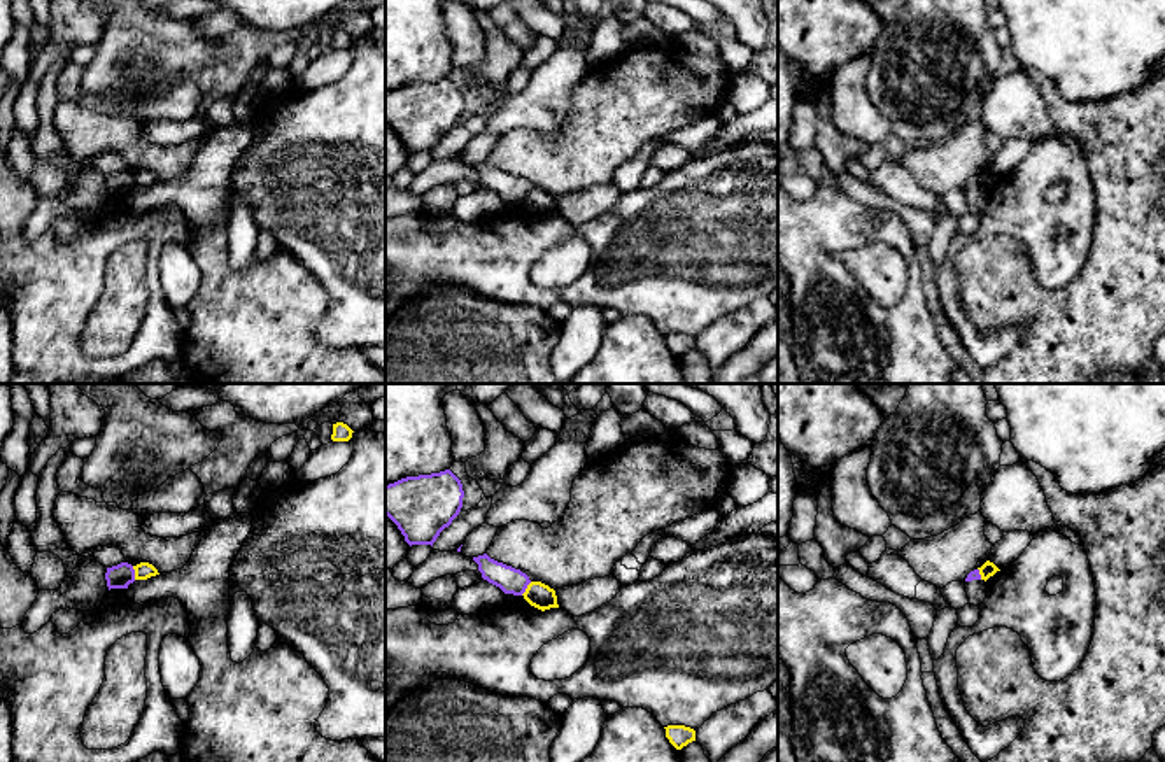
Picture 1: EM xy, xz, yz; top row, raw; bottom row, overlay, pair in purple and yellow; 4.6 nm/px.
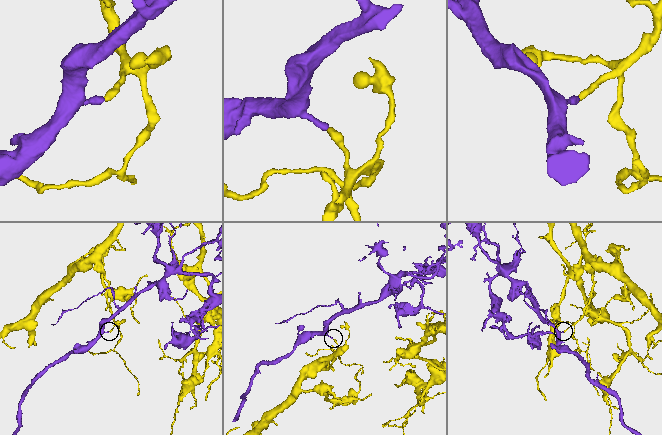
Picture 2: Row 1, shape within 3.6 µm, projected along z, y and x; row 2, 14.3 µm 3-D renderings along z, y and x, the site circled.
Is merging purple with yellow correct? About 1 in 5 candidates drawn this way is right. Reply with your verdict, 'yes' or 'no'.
no

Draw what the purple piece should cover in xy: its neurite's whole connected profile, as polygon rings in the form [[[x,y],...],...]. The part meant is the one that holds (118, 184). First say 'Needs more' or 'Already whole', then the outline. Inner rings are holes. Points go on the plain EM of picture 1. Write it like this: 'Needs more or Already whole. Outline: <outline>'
Already whole. Outline: [[[128,170],[107,175],[105,180],[107,194],[110,196],[128,196],[135,189],[135,177]]]

